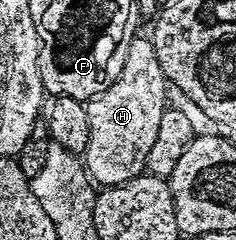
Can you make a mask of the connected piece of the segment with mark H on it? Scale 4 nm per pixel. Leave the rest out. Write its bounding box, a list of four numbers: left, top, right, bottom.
[85,35,169,185]

